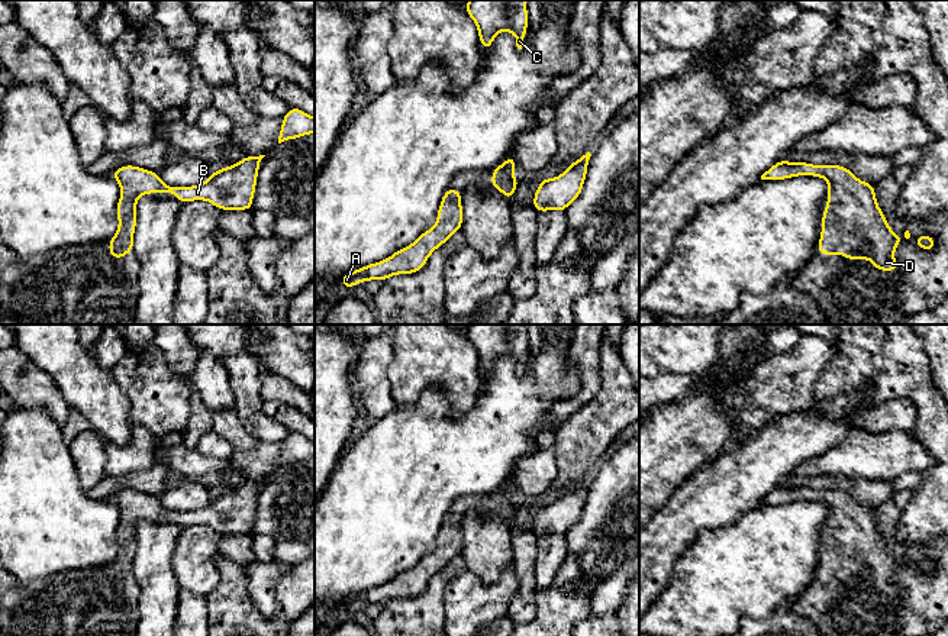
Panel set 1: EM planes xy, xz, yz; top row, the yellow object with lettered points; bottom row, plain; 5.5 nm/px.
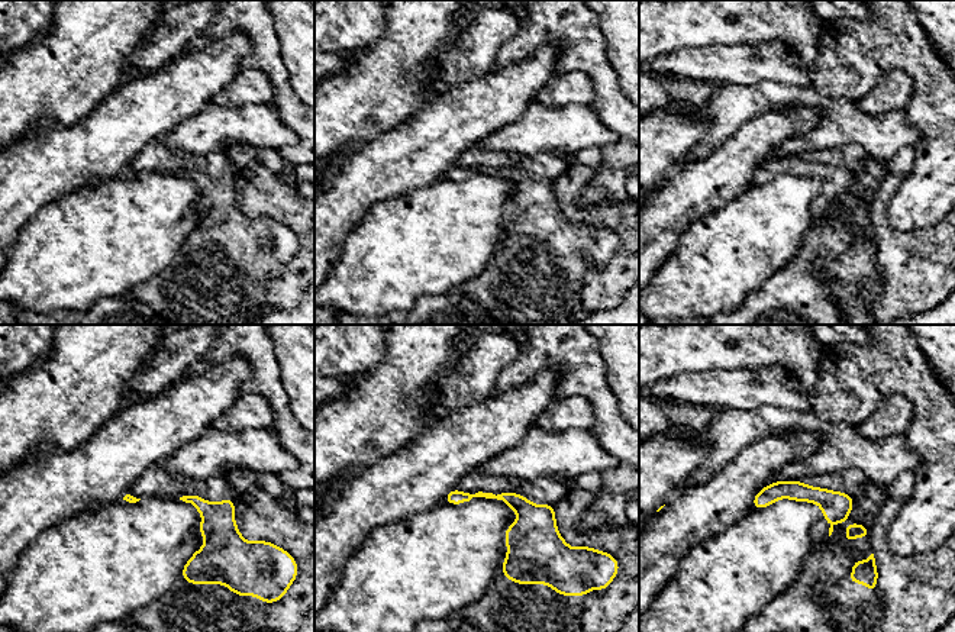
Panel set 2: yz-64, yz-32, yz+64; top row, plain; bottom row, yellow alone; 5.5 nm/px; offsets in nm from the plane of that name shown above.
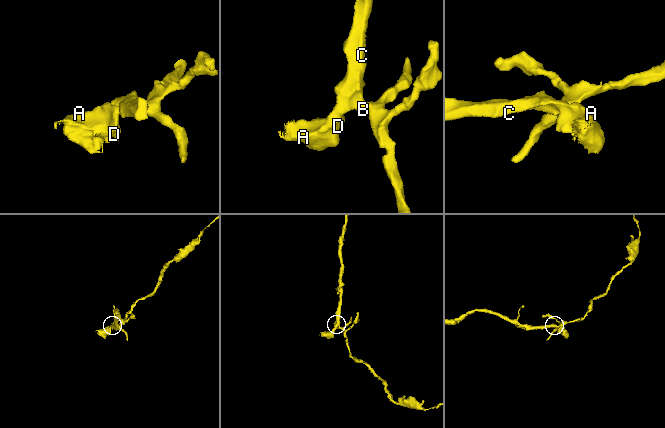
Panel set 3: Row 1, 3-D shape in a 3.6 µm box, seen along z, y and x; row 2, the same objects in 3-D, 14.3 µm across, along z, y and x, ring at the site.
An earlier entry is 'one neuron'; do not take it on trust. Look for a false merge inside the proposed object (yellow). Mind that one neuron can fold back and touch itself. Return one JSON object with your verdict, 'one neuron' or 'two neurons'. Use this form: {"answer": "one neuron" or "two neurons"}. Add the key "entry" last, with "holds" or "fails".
{"answer": "one neuron", "entry": "holds"}

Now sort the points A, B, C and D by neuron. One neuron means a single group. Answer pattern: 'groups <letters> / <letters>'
groups A B C D

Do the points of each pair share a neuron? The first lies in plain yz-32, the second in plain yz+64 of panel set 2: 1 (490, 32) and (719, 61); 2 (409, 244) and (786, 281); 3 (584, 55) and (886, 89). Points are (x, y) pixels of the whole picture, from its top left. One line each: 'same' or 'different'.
1: same
2: different
3: different

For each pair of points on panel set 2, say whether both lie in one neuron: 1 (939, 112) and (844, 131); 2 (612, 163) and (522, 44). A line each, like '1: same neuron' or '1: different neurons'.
1: different neurons
2: same neuron

